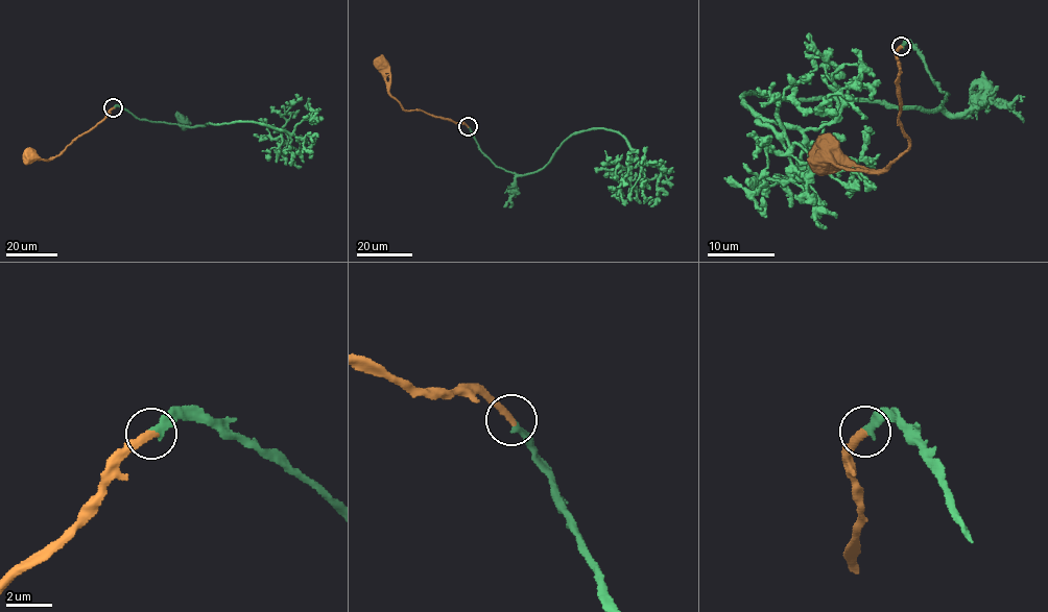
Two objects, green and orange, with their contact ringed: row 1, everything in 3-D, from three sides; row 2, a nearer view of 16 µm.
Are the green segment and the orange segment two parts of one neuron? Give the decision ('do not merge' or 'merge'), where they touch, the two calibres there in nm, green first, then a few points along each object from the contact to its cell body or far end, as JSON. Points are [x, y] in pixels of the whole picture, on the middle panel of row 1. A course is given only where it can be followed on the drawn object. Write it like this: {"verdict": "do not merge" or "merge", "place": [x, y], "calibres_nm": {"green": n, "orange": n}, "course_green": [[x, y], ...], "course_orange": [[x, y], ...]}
{"verdict": "merge", "place": [468, 126], "calibres_nm": {"green": 320, "orange": 300}, "course_green": [[468, 126], [497, 167], [522, 174], [540, 171], [573, 135], [619, 131], [640, 165], [659, 168], [659, 197]], "course_orange": [[468, 126], [421, 109], [405, 111], [387, 91], [381, 65]]}

